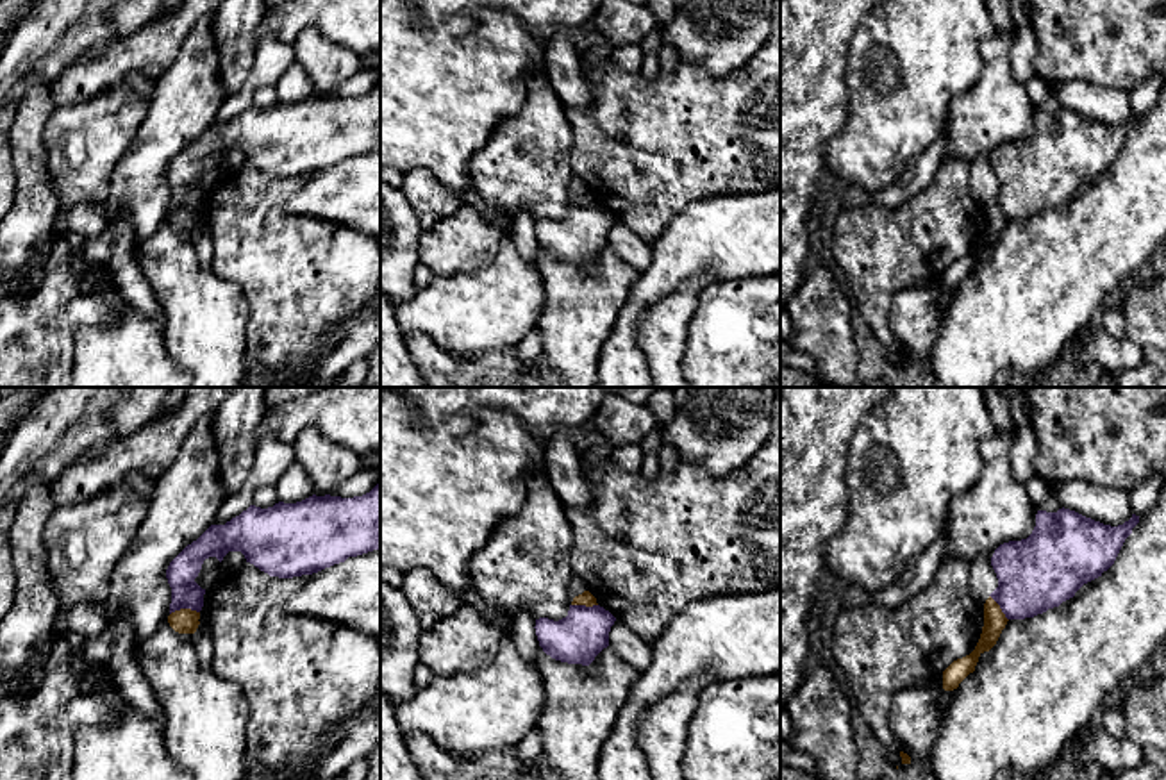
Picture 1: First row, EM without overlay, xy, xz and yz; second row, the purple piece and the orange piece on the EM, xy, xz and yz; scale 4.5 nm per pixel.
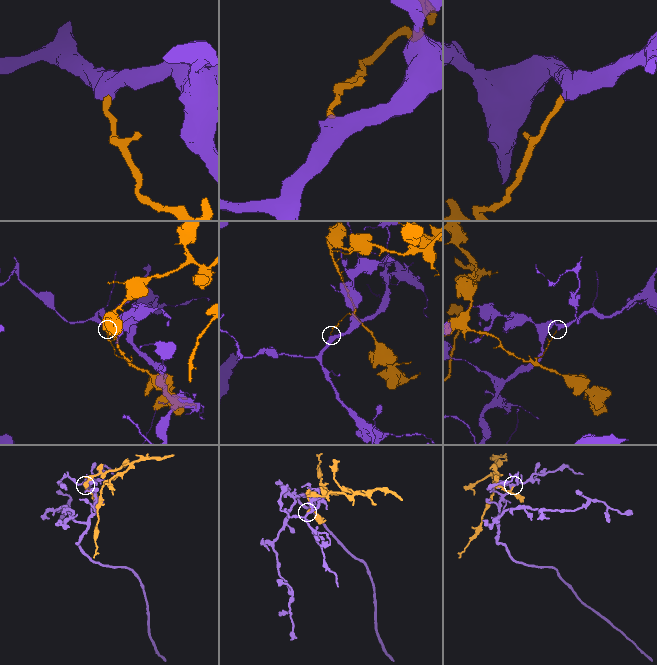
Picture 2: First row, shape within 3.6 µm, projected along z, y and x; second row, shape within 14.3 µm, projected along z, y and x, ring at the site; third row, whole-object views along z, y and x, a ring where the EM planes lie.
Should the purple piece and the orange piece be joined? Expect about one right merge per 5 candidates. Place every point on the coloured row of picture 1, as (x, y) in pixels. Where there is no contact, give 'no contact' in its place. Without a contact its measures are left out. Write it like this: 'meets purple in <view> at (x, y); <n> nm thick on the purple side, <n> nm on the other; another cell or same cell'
meets purple in xy at (184, 607); 140 nm thick on the purple side, 110 nm on the other; another cell

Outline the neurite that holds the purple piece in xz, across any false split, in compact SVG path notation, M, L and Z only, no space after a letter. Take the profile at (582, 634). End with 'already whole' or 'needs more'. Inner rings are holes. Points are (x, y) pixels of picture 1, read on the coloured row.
M570 605L568 616L536 619L536 635L546 655L568 664L589 666L609 646L616 618L600 605Z; already whole

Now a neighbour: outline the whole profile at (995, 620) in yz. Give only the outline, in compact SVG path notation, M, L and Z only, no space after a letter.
M989 596L984 603L984 626L982 626L982 634L980 634L980 639L975 646L975 650L962 657L962 659L957 659L954 660L945 671L943 671L943 689L945 691L954 691L959 687L959 684L970 675L975 671L975 666L979 662L979 657L984 653L984 651L989 651L1002 630L1005 628L1007 625L1007 618L1005 614L1002 612L1000 605Z

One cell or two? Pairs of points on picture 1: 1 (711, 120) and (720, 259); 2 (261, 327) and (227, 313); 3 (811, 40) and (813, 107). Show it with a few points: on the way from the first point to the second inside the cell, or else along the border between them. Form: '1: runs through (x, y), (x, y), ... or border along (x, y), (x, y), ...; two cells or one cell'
1: border along (757, 190), (720, 191), (691, 202), (679, 215); two cells
2: border along (233, 282), (243, 293), (249, 307), (249, 361); two cells
3: runs through (811, 56), (811, 91); one cell

